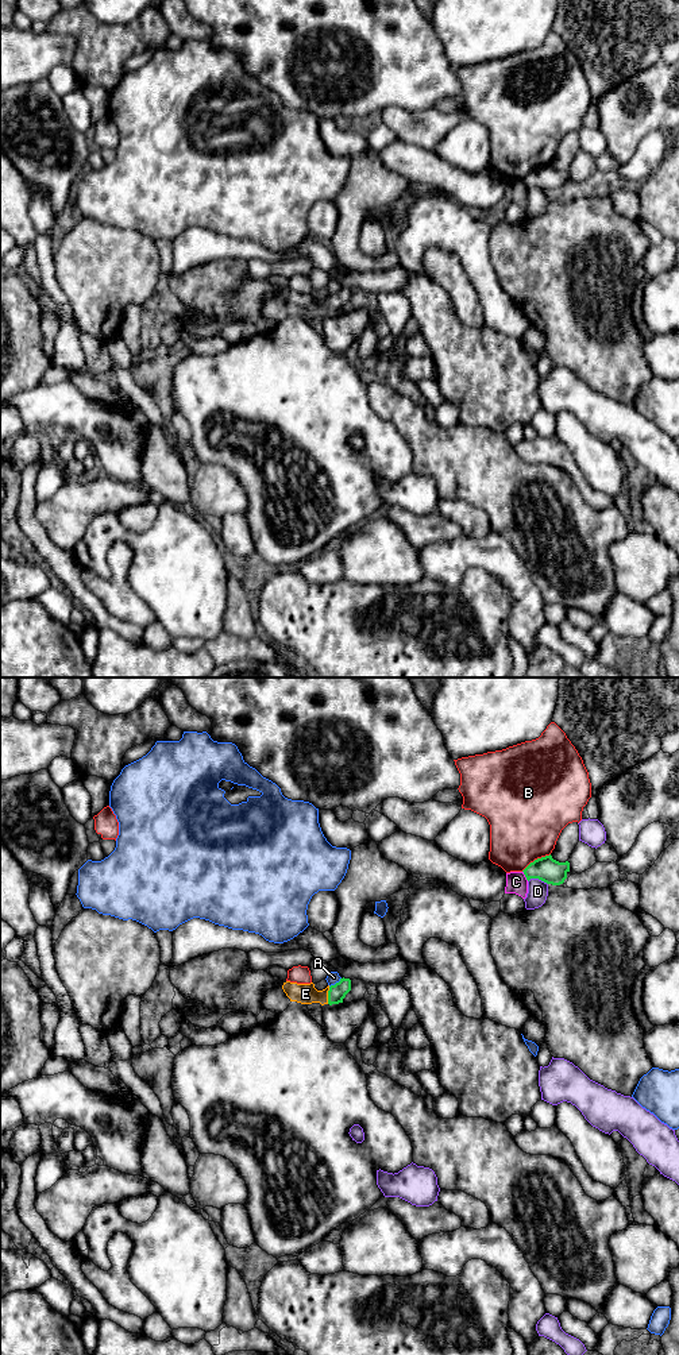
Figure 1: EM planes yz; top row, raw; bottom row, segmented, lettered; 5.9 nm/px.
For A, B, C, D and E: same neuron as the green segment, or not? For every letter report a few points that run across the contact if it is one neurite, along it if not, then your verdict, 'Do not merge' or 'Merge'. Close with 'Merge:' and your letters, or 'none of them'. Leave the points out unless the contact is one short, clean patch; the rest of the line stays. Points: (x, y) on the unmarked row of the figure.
A: Do not merge
B: Do not merge
C: Do not merge
D: Do not merge
E: Line: yz (336, 302), (328, 304), (305, 302). Merge
Merge: E

